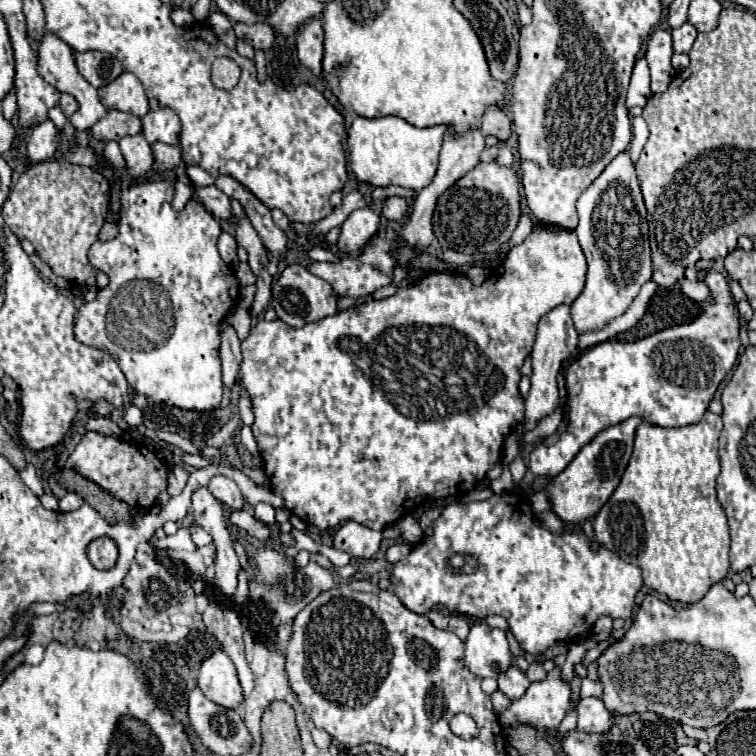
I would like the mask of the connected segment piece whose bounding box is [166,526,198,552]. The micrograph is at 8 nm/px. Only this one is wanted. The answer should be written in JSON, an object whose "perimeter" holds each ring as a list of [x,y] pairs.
{"perimeter":[[[182,526],[176,534],[166,536],[166,540],[168,540],[168,548],[172,548],[172,550],[190,550],[192,552],[198,548],[190,538],[190,526]]]}

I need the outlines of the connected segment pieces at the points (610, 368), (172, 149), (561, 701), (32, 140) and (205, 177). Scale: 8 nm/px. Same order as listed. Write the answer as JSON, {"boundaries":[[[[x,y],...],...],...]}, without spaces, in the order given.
{"boundaries":[[[[710,270],[706,274],[706,286],[710,288],[712,300],[696,302],[702,308],[702,314],[694,318],[688,324],[678,324],[672,328],[658,330],[642,340],[636,342],[616,342],[608,340],[602,344],[596,344],[588,350],[584,350],[566,370],[566,390],[568,390],[568,426],[564,434],[560,434],[558,442],[554,446],[538,444],[532,448],[528,456],[528,470],[532,474],[542,476],[558,476],[584,448],[598,432],[624,422],[630,416],[640,416],[644,422],[672,428],[672,426],[688,426],[700,422],[704,412],[708,410],[708,404],[718,388],[718,384],[724,380],[724,376],[732,370],[738,350],[740,350],[740,320],[736,312],[736,304],[730,292],[728,278],[720,272]]],[[[156,142],[156,144],[152,144],[152,150],[156,152],[156,166],[160,170],[176,168],[182,162],[180,160],[180,148],[176,148],[176,146],[168,146],[164,142]]],[[[552,668],[548,672],[546,680],[530,684],[528,690],[524,692],[524,696],[520,696],[518,700],[512,700],[510,706],[498,718],[500,718],[502,726],[528,724],[528,726],[534,726],[538,730],[550,730],[550,732],[554,732],[560,726],[560,722],[564,720],[568,708],[570,708],[570,686],[562,680],[560,668]]],[[[44,120],[30,132],[26,158],[30,164],[40,164],[52,160],[56,150],[58,150],[58,130],[52,124],[52,120]]],[[[188,166],[185,169],[185,174],[190,178],[192,184],[199,187],[214,185],[214,178],[208,174],[200,166]]]]}

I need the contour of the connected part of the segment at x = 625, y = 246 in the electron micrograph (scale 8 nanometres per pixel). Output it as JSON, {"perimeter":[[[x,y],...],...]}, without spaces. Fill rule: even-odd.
{"perimeter":[[[622,152],[604,168],[604,172],[588,186],[588,190],[578,198],[578,216],[580,222],[576,226],[576,234],[580,240],[580,246],[588,260],[588,276],[586,286],[582,294],[574,300],[570,306],[570,316],[574,320],[574,326],[578,334],[594,332],[604,328],[610,320],[622,316],[632,300],[638,296],[640,288],[650,280],[652,276],[652,256],[650,256],[650,242],[648,242],[648,220],[646,220],[646,208],[638,186],[638,176],[634,170],[634,164],[630,162],[630,156]]]}

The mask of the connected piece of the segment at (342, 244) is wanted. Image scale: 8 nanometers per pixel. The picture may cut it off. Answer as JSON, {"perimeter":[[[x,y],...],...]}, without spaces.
{"perimeter":[[[372,208],[354,210],[342,224],[338,248],[346,254],[356,254],[378,232],[380,216]]]}

